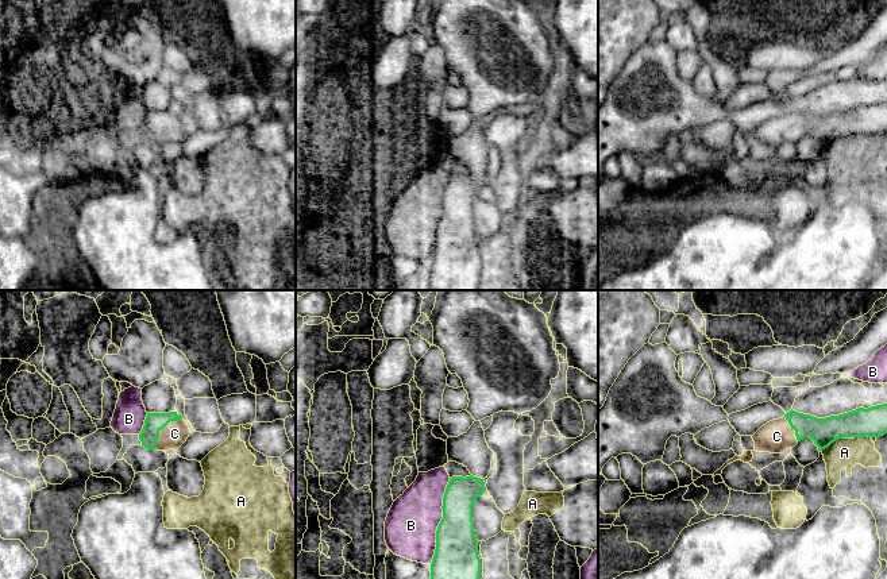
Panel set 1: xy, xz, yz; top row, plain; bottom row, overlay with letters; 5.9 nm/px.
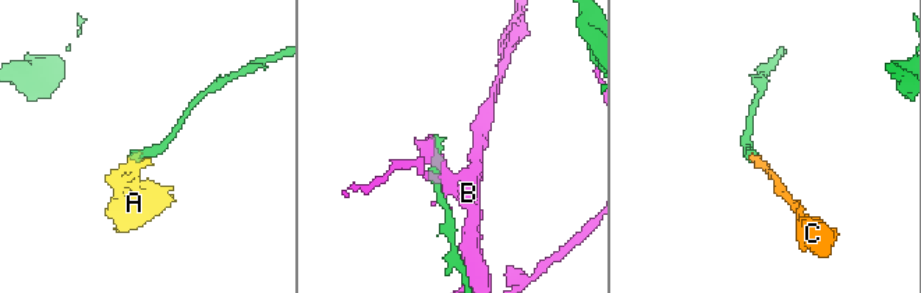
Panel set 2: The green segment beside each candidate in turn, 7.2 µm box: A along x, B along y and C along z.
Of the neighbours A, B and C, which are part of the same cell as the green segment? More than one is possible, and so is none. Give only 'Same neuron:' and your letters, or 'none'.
Same neuron: C

